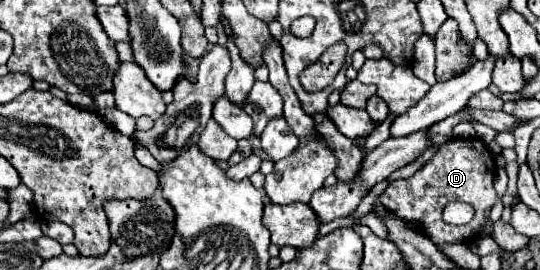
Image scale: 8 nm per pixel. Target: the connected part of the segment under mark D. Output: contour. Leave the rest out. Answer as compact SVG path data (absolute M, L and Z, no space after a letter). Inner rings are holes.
M452 138L446 144L442 144L438 152L414 176L404 180L394 180L380 196L380 202L392 214L410 220L414 224L420 224L424 234L434 244L472 242L478 238L484 216L496 202L496 190L492 178L494 172L496 172L494 156L480 138ZM452 200L462 200L472 204L474 218L466 226L450 226L442 220L442 210Z

